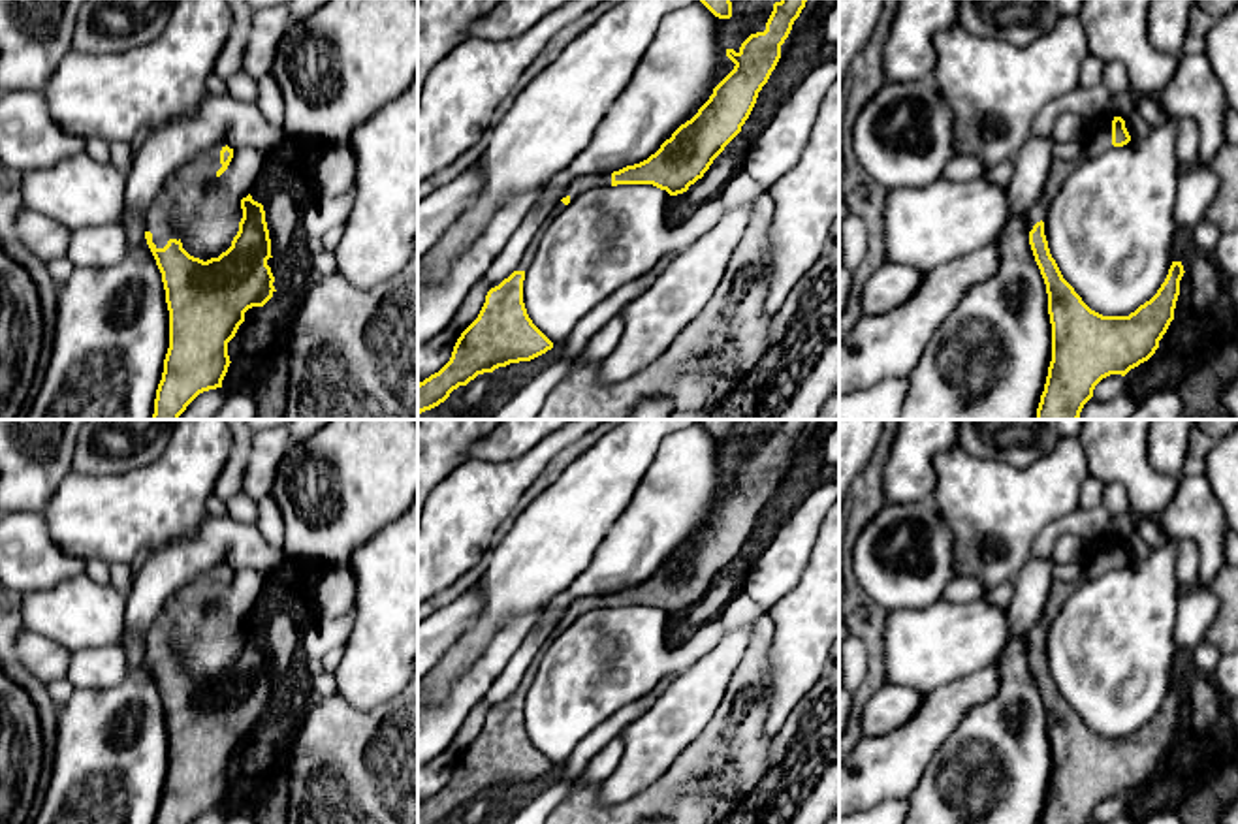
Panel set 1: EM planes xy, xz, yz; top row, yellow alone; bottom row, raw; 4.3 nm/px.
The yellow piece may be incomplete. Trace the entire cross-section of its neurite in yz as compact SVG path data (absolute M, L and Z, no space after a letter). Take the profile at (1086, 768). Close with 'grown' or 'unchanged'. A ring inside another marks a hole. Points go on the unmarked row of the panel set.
M1097 538L1084 563L1076 581L1052 579L1042 615L1025 636L1029 666L1046 705L1052 745L1052 783L1040 824L1087 824L1103 800L1125 798L1148 783L1174 741L1185 694L1182 683L1172 683L1157 715L1129 737L1103 737L1091 732L1063 700L1046 662L1050 625L1082 583L1127 566L1131 557L1121 538Z | grown

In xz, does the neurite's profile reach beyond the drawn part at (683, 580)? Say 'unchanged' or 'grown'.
grown

